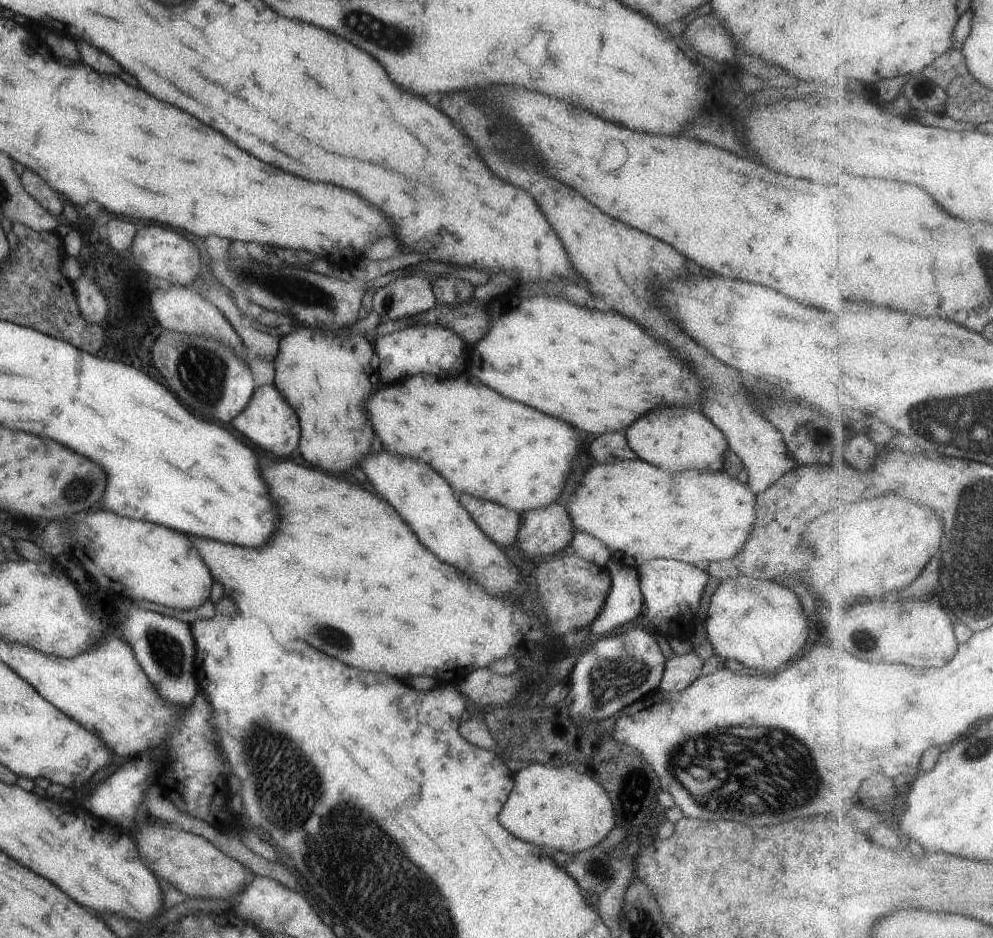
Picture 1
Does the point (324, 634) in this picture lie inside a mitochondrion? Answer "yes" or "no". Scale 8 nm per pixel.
yes

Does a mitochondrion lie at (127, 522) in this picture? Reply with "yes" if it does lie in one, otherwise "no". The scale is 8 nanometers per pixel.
no

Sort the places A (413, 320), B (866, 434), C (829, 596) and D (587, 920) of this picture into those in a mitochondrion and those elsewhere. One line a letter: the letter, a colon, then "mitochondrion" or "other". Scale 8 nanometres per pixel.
A: other
B: other
C: other
D: other

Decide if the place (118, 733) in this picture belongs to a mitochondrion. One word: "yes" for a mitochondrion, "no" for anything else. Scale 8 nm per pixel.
no

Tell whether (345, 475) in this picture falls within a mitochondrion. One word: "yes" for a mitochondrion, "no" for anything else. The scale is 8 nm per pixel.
no

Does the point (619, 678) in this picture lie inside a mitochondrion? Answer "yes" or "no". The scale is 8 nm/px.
yes

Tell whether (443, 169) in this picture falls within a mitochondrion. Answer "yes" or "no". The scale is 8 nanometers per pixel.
no

